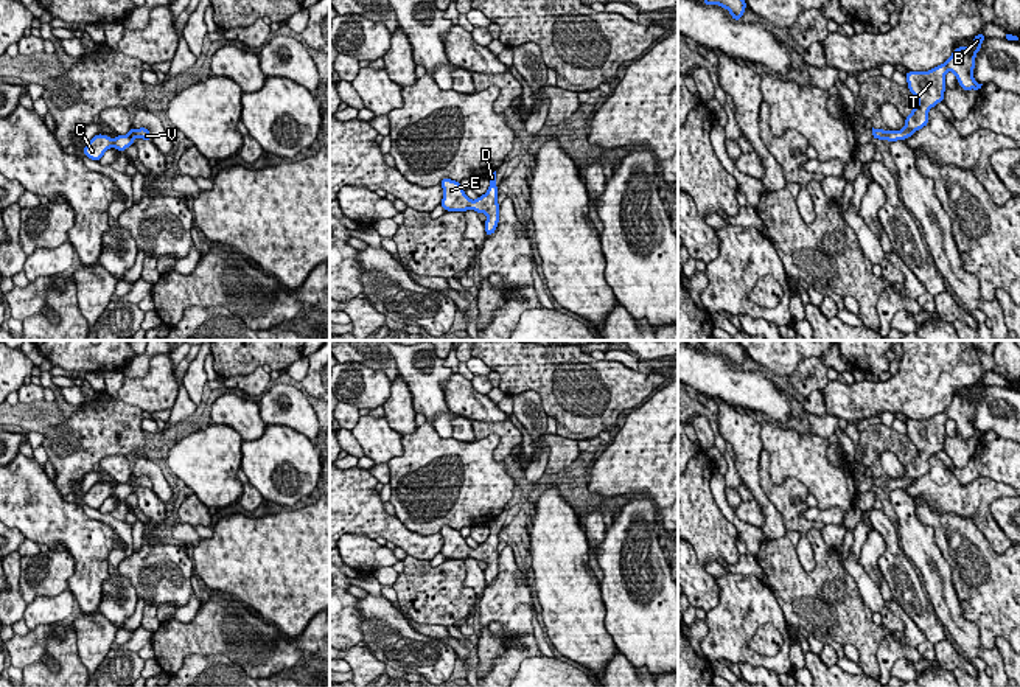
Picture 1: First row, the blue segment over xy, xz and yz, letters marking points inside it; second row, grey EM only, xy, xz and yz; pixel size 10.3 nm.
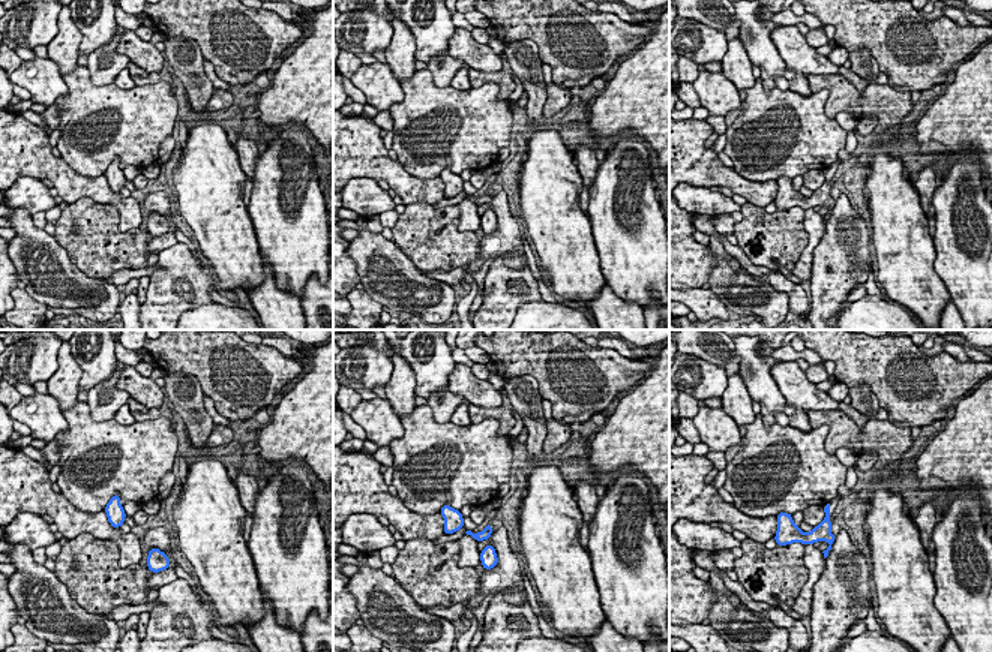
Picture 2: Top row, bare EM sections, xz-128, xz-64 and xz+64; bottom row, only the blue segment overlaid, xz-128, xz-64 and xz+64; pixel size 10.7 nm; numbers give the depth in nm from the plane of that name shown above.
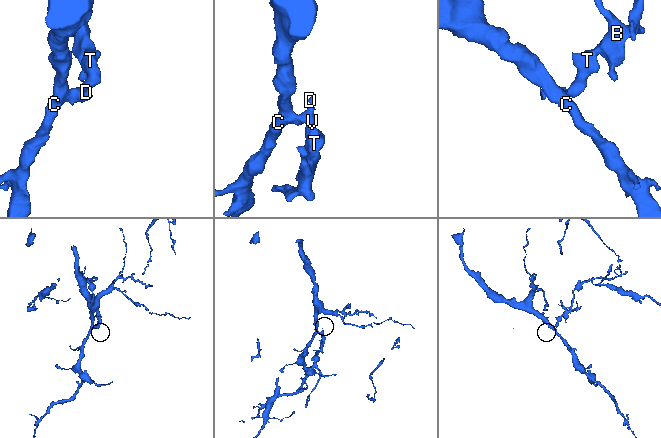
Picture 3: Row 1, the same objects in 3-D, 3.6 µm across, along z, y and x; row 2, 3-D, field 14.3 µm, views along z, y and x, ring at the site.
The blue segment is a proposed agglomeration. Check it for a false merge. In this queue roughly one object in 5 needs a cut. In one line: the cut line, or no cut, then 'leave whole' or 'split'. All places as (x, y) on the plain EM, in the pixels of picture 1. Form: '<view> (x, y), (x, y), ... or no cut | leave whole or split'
no cut | leave whole

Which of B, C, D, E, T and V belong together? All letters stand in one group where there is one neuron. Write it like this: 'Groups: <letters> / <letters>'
Groups: B C D E T V

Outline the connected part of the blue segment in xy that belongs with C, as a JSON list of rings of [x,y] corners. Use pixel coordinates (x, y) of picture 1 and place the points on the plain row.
[[[131,476],[128,483],[118,483],[117,486],[112,488],[109,483],[101,483],[96,482],[82,497],[82,500],[95,510],[100,510],[100,507],[104,504],[104,500],[110,496],[117,496],[120,500],[123,500],[126,496],[134,493],[135,486],[143,486],[143,488],[152,488],[152,483],[146,476]]]

